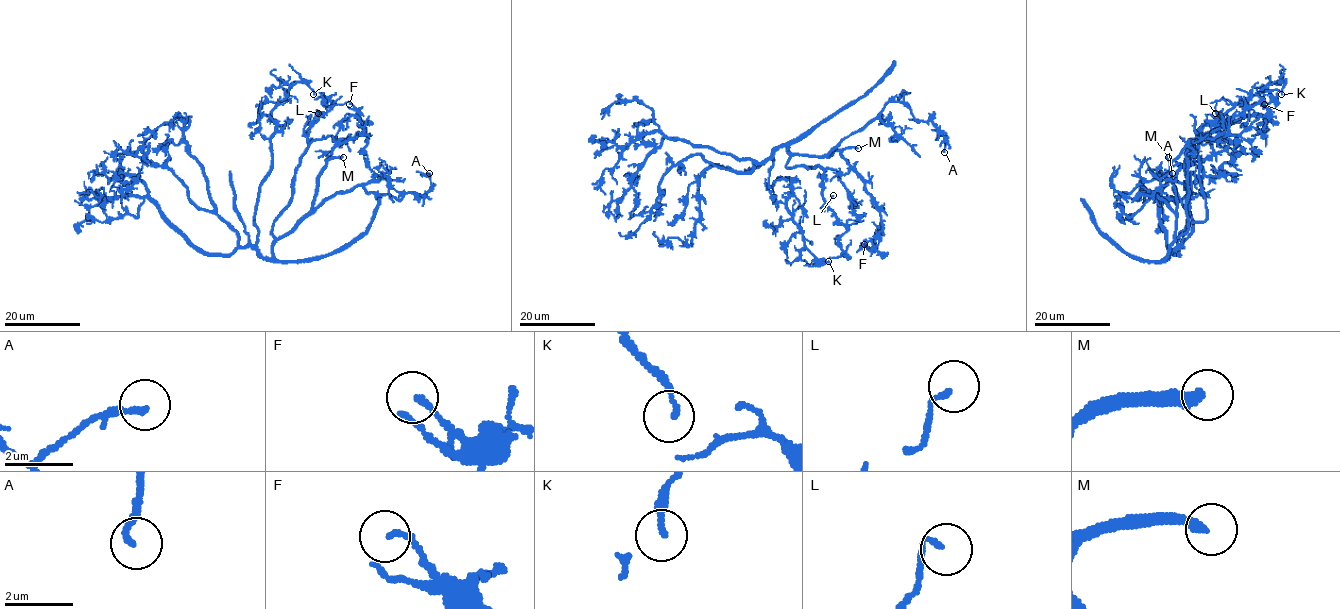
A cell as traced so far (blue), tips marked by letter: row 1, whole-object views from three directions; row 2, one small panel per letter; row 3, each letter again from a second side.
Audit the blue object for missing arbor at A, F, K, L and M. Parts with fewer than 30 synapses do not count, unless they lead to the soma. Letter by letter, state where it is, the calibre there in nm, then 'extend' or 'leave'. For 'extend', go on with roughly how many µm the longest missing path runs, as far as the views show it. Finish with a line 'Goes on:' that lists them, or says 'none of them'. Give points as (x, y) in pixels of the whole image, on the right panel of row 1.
A: (1172, 173) | 190 nm | leave
F: (1264, 104) | 150 nm | leave
K: (1281, 94) | 170 nm | leave
L: (1215, 113) | 120 nm | leave
M: (1168, 157) | 280 nm | extend | 40 µm
Goes on: M

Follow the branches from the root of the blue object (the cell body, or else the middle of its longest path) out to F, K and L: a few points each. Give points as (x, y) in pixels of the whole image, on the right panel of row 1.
F: (1171, 253), (1165, 258), (1177, 213), (1171, 162), (1203, 138), (1241, 134), (1268, 113), (1264, 104)
K: (1171, 253), (1180, 232), (1206, 218), (1198, 174), (1200, 129), (1276, 81), (1283, 84), (1281, 94)
L: (1171, 253), (1165, 258), (1168, 245), (1188, 228), (1186, 151), (1199, 137), (1210, 135), (1224, 124), (1215, 113)

